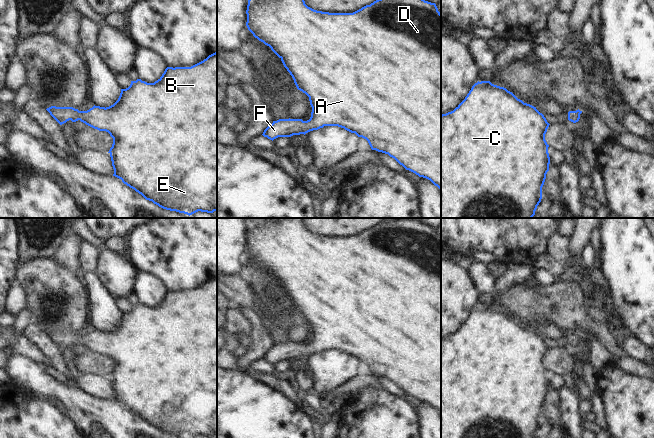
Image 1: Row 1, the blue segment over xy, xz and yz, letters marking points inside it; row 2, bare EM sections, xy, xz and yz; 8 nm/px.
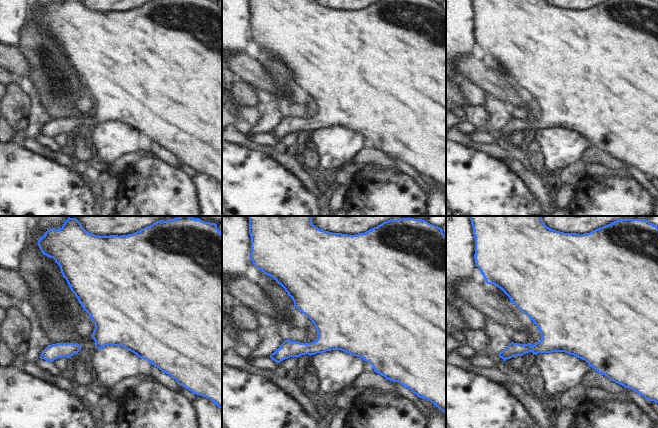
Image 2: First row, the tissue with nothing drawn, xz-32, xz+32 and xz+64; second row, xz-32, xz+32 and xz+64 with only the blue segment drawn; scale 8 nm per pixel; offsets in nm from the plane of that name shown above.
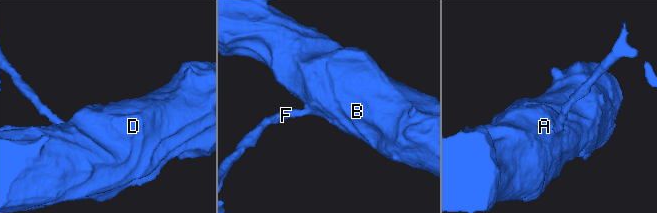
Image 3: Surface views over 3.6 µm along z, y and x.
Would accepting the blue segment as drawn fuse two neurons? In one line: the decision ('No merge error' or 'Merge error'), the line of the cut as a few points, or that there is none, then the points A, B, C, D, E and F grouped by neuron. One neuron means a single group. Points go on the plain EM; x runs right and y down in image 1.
No merge error. No split. Groups: A B C D E F

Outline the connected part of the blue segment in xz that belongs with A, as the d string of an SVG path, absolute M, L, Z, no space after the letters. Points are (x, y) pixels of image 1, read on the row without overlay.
M267 218L247 219L249 220L246 234L248 254L255 262L269 270L281 283L284 291L292 300L297 313L309 321L312 331L309 344L279 343L273 345L262 359L273 365L278 361L305 359L324 350L338 350L366 363L372 374L388 378L406 394L430 404L441 414L441 237L438 235L436 228L425 225L420 221L397 219L391 222L382 221L353 237L329 237L308 231L302 218L280 218L277 222L271 222Z

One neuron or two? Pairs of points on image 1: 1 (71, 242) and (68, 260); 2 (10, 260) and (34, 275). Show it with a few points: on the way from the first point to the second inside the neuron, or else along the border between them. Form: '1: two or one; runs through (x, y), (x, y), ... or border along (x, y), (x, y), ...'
1: one; runs through (70, 246), (68, 256)
2: two; border along (19, 265), (16, 271), (15, 282)

